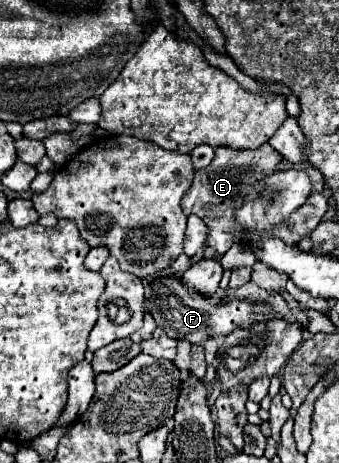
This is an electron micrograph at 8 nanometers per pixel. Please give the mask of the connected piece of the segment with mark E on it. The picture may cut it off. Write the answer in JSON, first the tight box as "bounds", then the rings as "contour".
{"bounds":[182,144,318,254],"contour":[[[262,144],[256,150],[218,148],[214,160],[210,162],[210,166],[206,166],[206,168],[196,172],[190,190],[182,198],[182,210],[184,210],[186,216],[196,214],[196,216],[200,216],[204,220],[204,224],[210,228],[206,244],[212,246],[218,254],[224,254],[230,246],[240,244],[240,242],[242,244],[248,242],[246,240],[248,232],[236,224],[236,210],[244,204],[244,196],[250,192],[250,184],[266,178],[268,174],[284,172],[284,170],[290,170],[290,168],[308,170],[310,176],[312,176],[312,172],[318,172],[308,162],[304,162],[304,164],[290,164],[282,154],[278,154],[278,162],[276,162],[276,150],[270,144]]]}

